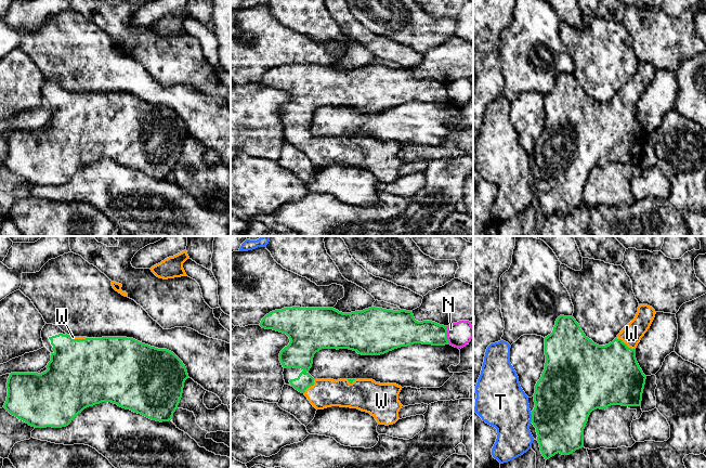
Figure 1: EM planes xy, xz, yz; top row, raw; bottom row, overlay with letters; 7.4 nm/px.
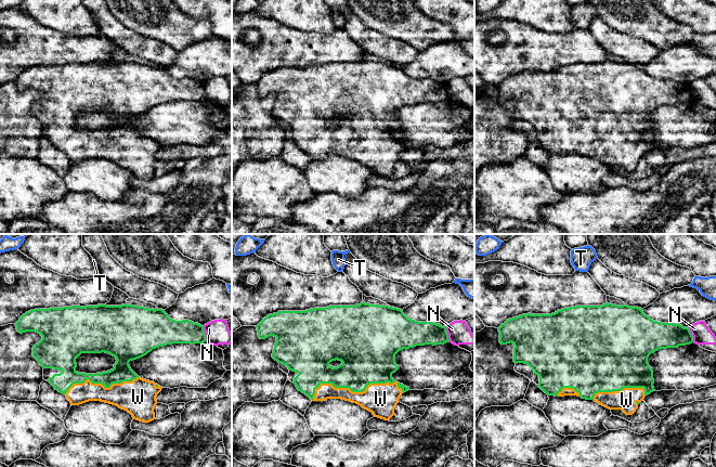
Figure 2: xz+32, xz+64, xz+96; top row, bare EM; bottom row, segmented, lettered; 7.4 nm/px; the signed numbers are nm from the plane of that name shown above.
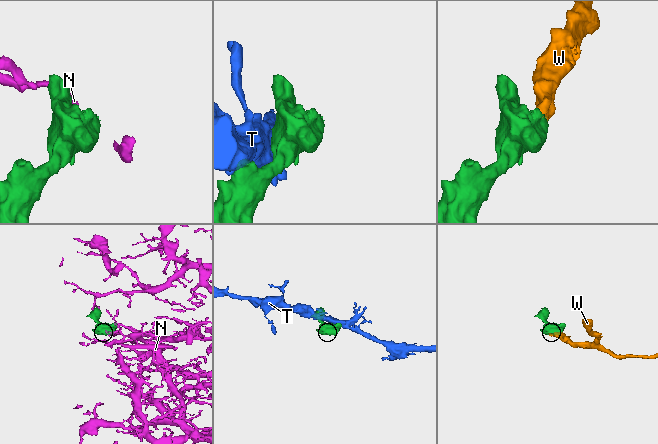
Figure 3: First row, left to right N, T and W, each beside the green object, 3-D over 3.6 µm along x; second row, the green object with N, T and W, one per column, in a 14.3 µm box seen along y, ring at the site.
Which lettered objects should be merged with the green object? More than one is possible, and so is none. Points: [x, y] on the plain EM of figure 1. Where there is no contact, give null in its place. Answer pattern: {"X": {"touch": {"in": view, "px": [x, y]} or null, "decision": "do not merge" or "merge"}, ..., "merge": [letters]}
{"N": {"touch": {"in": "xz", "px": [446, 92]}, "decision": "do not merge"}, "T": {"touch": {"in": "yz", "px": [532, 174]}, "decision": "do not merge"}, "W": {"touch": {"in": "yz", "px": [626, 102]}, "decision": "merge"}, "merge": ["W"]}

